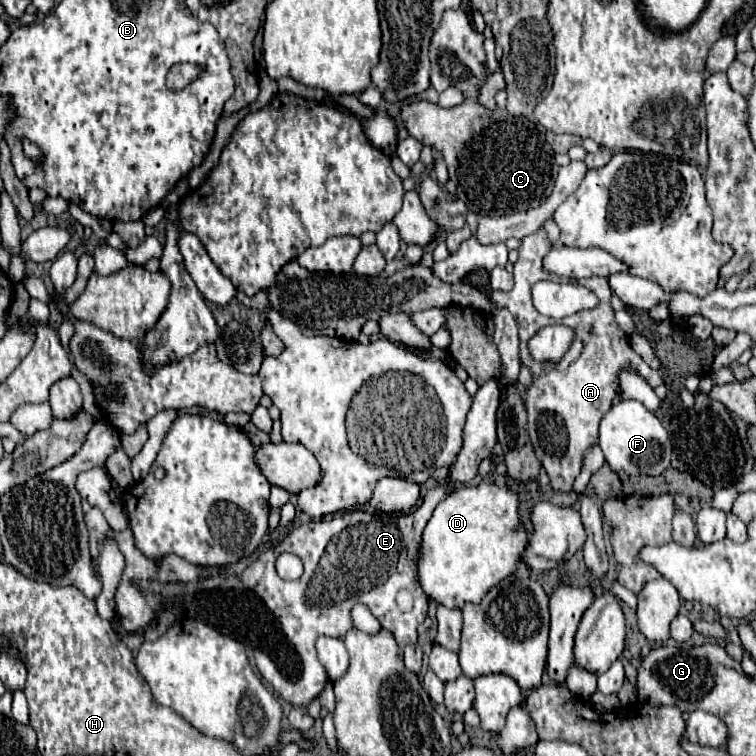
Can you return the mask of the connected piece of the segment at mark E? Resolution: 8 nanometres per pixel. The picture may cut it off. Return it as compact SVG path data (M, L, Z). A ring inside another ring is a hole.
M506 308L494 312L494 342L502 356L502 376L500 380L490 380L480 386L468 412L462 432L462 448L454 464L450 466L448 480L438 484L436 488L430 488L424 496L422 506L418 506L412 514L368 514L362 510L344 512L342 518L332 518L332 526L330 520L304 522L282 540L276 552L260 554L260 558L242 572L242 582L266 602L270 612L286 630L288 642L298 642L298 658L290 658L290 662L286 662L288 668L278 668L276 662L256 662L260 674L290 704L306 706L324 690L328 674L316 658L314 644L318 636L342 638L352 628L350 608L356 602L368 604L376 620L394 634L402 648L408 644L416 644L416 628L428 614L428 596L420 588L418 580L418 552L424 526L432 518L438 502L444 500L458 484L470 482L478 474L478 464L484 458L492 458L492 448L496 444L496 408L500 390L504 382L516 382L522 366L518 326L514 316L510 316ZM280 552L292 552L302 560L302 578L288 582L276 574L274 558ZM398 592L410 594L412 606L408 606L406 612L402 612L396 604Z

